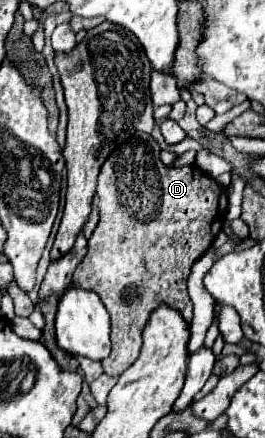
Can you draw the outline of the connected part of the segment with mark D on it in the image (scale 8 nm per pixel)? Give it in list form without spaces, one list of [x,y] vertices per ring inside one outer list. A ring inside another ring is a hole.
[[[136,132],[124,144],[120,144],[102,164],[96,194],[100,198],[98,216],[100,222],[88,240],[88,254],[74,272],[74,282],[84,288],[92,288],[108,308],[112,322],[112,352],[102,360],[102,368],[108,376],[120,376],[138,358],[142,346],[142,328],[156,304],[166,302],[192,320],[192,300],[186,290],[192,264],[210,248],[212,240],[222,228],[222,218],[228,206],[228,196],[214,178],[200,172],[196,166],[168,168],[160,160],[158,142],[144,132]]]

